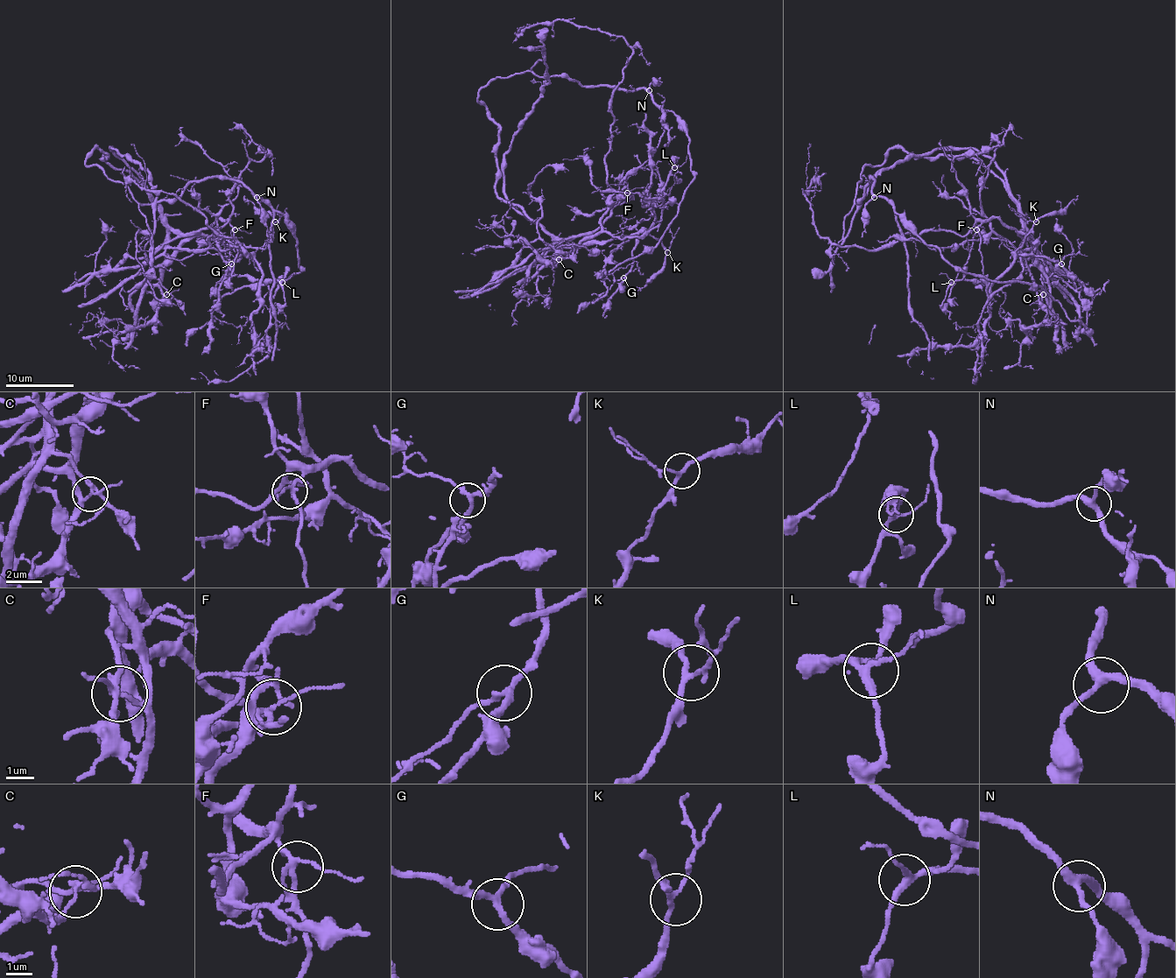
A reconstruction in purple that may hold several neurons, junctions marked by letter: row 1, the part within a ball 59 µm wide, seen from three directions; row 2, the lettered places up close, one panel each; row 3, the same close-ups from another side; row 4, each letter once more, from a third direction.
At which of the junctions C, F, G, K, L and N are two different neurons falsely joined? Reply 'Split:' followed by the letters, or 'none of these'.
Split: C

